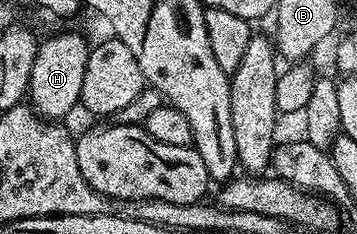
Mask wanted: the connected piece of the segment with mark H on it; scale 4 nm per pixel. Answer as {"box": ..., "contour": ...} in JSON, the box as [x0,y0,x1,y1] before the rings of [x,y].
{"box":[27,31,90,121],"contour":[[[60,31],[49,39],[39,40],[34,69],[30,69],[27,98],[41,119],[64,121],[72,110],[77,110],[82,93],[82,73],[86,73],[89,50],[90,43],[74,31]]]}

